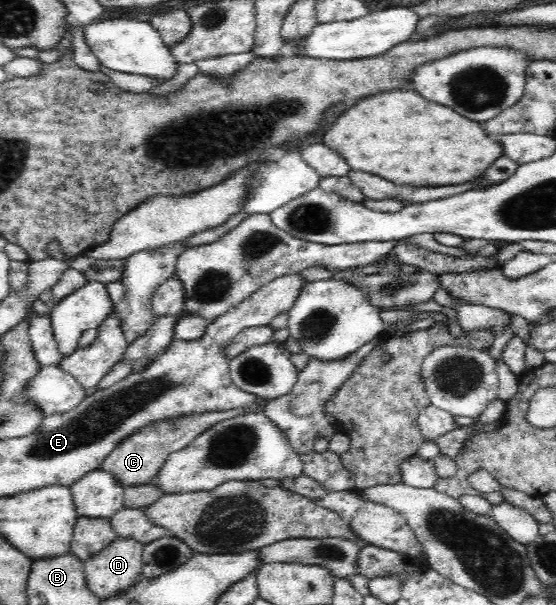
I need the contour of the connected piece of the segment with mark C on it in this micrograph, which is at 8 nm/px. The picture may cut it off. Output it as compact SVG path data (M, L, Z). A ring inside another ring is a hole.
M269 400L259 401L253 404L253 407L245 407L245 409L231 409L221 412L206 412L192 414L188 417L179 417L176 419L159 421L157 424L148 426L140 433L127 437L125 441L120 441L120 445L103 461L101 470L112 473L117 481L123 487L131 487L131 485L143 485L154 481L159 470L167 462L167 459L174 452L188 447L192 441L210 429L213 425L218 425L221 421L226 421L244 414L264 412Z

